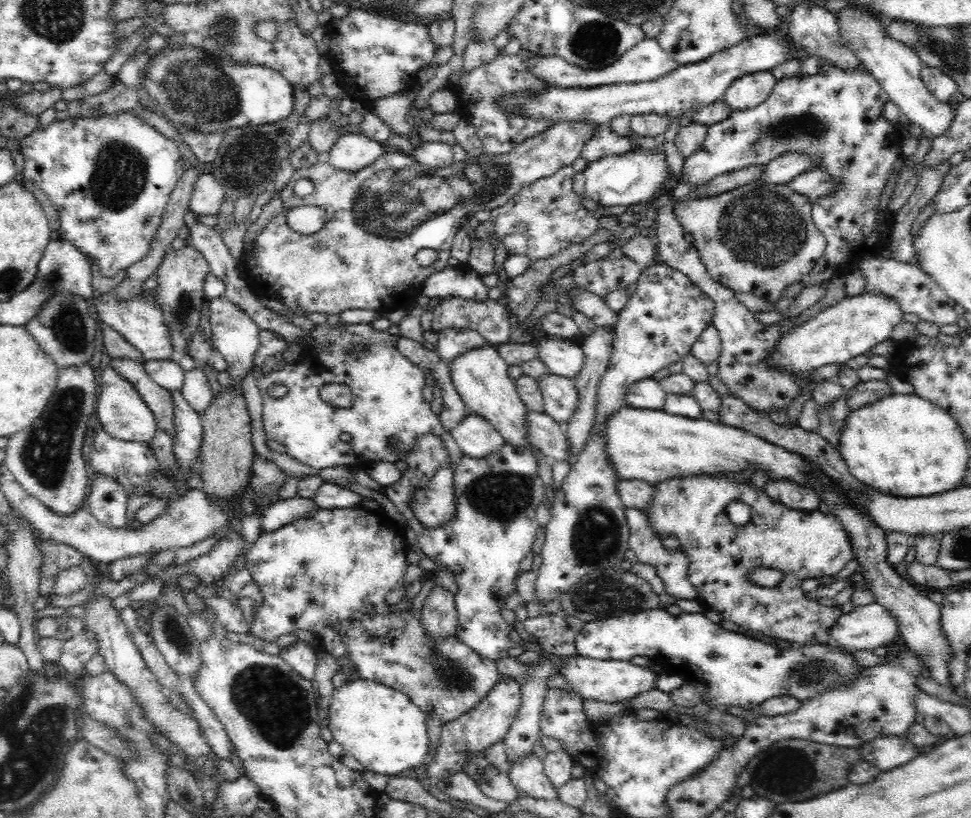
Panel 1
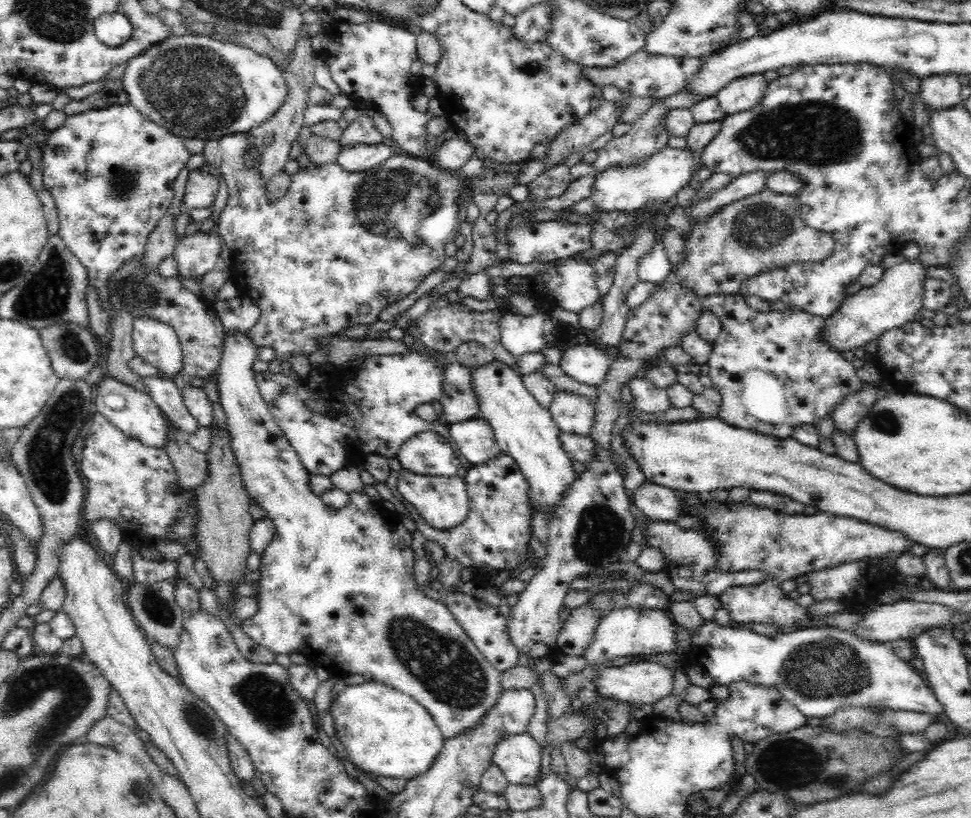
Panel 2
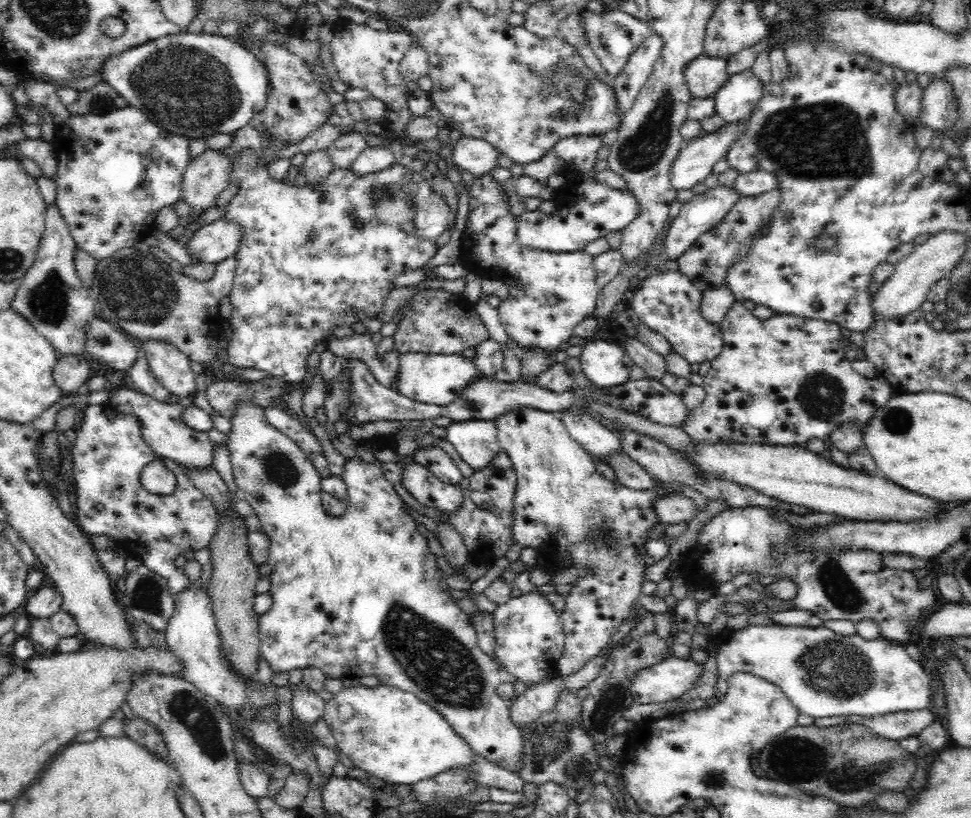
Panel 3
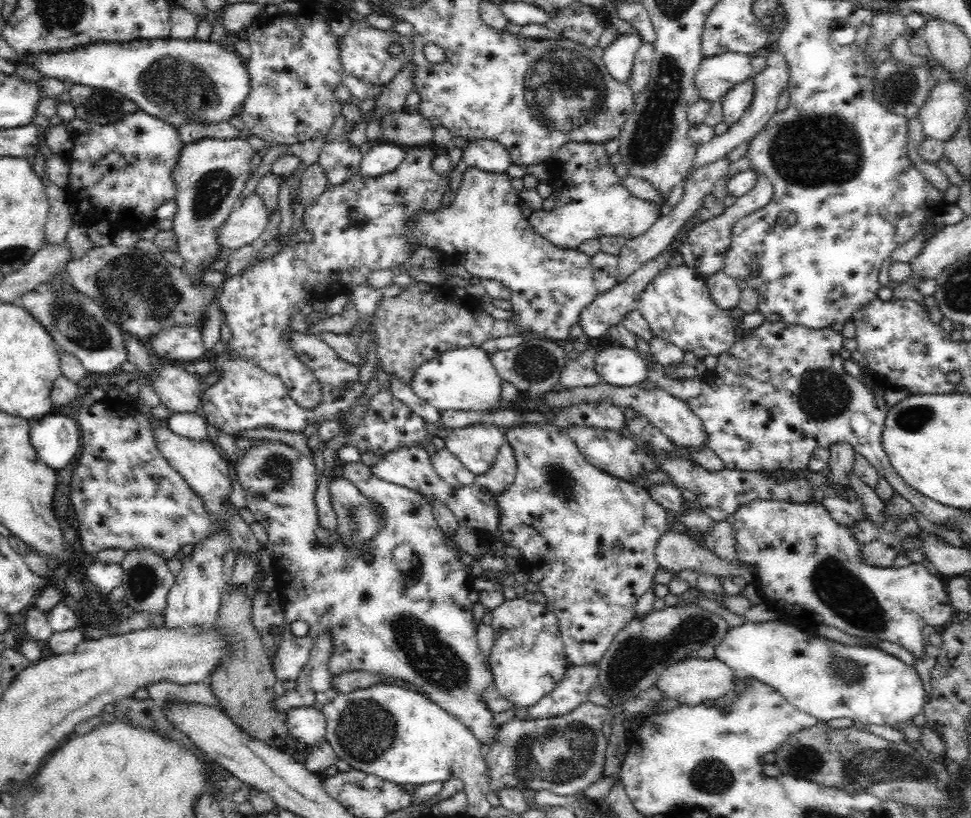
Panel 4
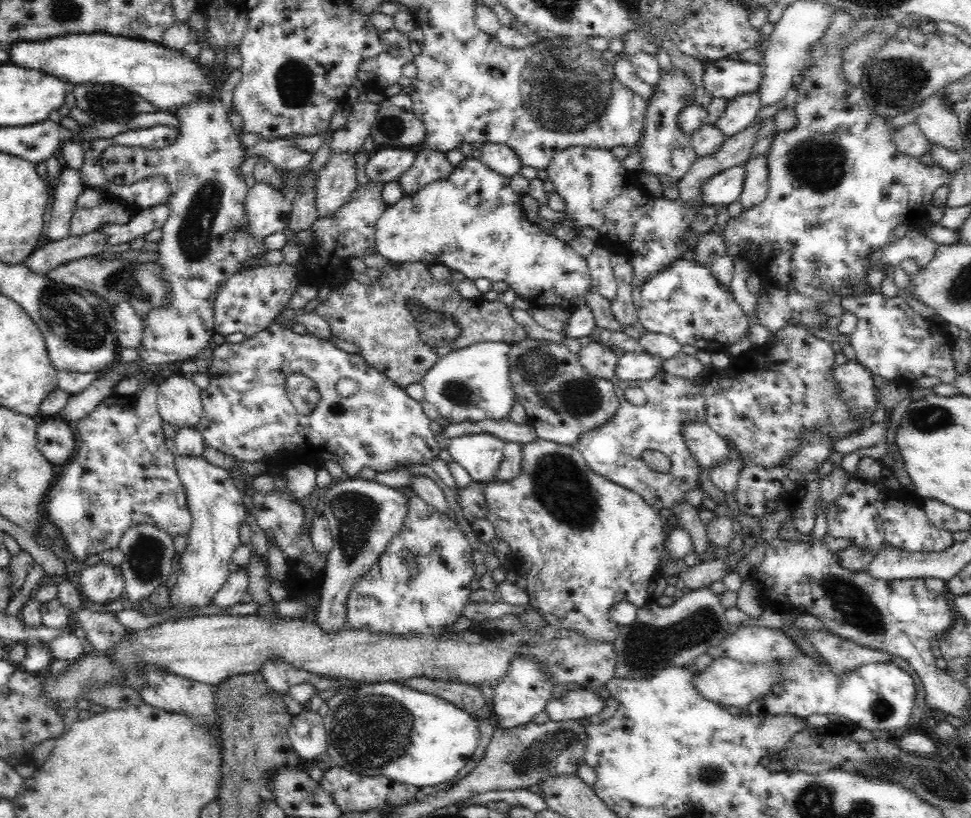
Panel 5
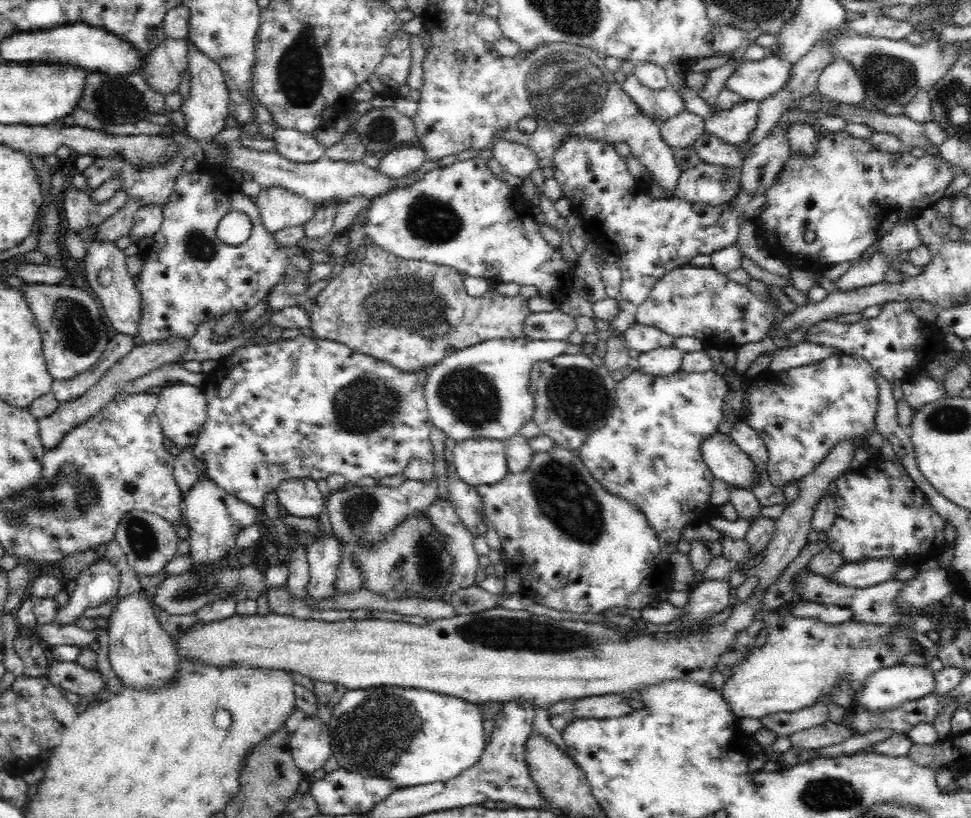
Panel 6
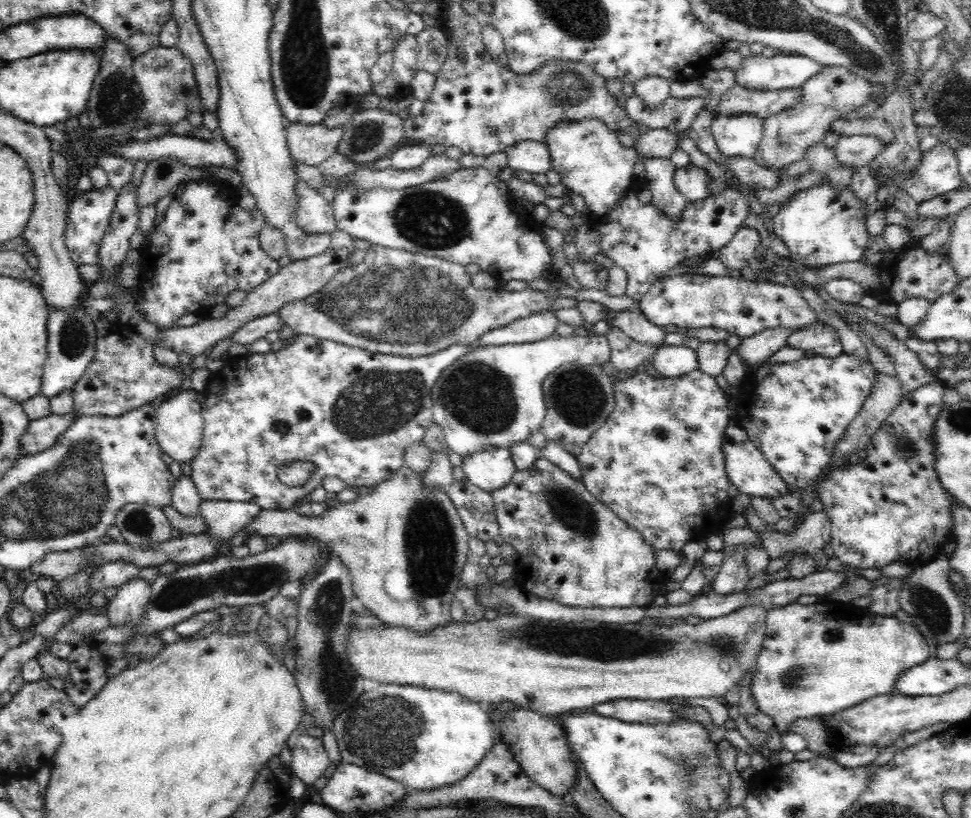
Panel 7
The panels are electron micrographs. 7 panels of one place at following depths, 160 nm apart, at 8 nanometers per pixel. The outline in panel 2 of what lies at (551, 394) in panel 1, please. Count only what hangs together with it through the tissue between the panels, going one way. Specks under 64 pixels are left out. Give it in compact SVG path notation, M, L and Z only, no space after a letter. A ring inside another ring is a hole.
M556 390L548 410L560 432L588 435L595 422L594 406L583 394Z

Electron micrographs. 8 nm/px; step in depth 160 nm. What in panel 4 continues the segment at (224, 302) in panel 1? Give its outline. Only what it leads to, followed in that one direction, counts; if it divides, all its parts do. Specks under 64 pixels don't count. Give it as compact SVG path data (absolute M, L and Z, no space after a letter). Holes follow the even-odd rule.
M256 440L260 441L260 445L251 446L248 449L243 450L244 455L234 461L234 469L236 470L236 481L242 485L244 495L246 495L246 505L252 511L255 516L255 521L262 524L266 534L268 536L268 542L265 545L272 564L272 574L275 576L275 590L279 594L279 603L282 607L282 638L280 638L280 644L278 644L276 652L270 655L270 662L272 664L272 670L276 680L291 680L295 681L298 678L299 672L302 672L302 668L308 662L310 651L315 645L316 639L322 635L332 635L332 648L330 648L330 658L328 658L328 671L332 676L343 675L354 671L366 671L368 673L390 676L390 678L398 678L398 680L404 680L404 682L410 682L412 686L416 686L416 690L420 690L422 695L425 695L438 707L446 710L446 713L454 715L458 718L458 721L462 722L462 725L466 725L477 741L488 750L494 743L497 737L499 728L501 725L494 724L494 714L484 701L482 701L482 693L488 687L492 686L494 680L491 664L489 663L488 656L484 655L478 647L478 639L476 639L477 622L472 618L472 606L473 602L468 599L468 592L471 590L470 582L468 579L468 567L464 566L458 556L446 546L444 542L444 535L442 530L438 528L436 524L433 508L420 494L409 490L409 488L402 487L381 478L378 478L373 472L370 466L360 462L342 462L339 461L336 467L336 472L343 476L349 482L352 482L358 492L366 498L369 502L372 502L374 507L378 509L378 532L364 544L354 544L354 546L345 546L343 544L343 538L337 533L327 532L319 526L318 507L316 507L316 492L319 486L318 475L316 475L315 463L313 460L303 456L298 450L283 444L281 441L268 441L268 440ZM257 493L266 493L268 498L264 501L257 500ZM294 620L304 620L309 626L309 630L306 636L297 637L290 630L290 624Z

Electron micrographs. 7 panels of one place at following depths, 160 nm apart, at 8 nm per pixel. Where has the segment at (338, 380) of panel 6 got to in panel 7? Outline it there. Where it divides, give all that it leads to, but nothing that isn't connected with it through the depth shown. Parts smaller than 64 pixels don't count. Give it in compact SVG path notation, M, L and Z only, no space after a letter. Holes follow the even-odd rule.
M554 311L538 312L530 314L526 318L515 320L503 327L498 327L493 331L486 331L473 345L452 345L444 350L436 351L434 354L425 357L406 358L402 355L380 354L378 352L364 350L355 346L346 346L338 342L319 339L306 334L295 334L286 344L278 351L269 350L267 353L248 352L245 355L232 356L226 354L223 357L223 365L212 372L203 390L203 440L201 450L194 456L192 461L191 479L198 489L202 501L236 501L237 503L252 502L257 504L260 510L288 510L304 496L312 493L317 487L322 485L327 476L337 476L344 480L348 487L375 487L378 483L386 482L388 477L396 471L402 470L405 465L405 452L412 444L422 444L424 442L426 430L433 424L431 416L432 398L431 390L437 381L438 376L446 366L464 356L470 350L478 349L478 346L502 346L506 344L522 344L536 342L538 339L545 339L550 335L556 334L556 327L560 323ZM292 462L304 462L313 467L310 478L306 480L303 486L290 487L286 486L278 478L278 468L284 464Z

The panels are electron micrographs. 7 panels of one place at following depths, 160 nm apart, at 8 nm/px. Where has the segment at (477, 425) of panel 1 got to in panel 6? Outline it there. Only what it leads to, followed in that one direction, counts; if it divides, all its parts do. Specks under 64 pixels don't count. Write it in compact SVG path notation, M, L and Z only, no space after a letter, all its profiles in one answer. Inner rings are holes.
M467 439L455 444L452 455L456 476L474 488L497 484L509 474L502 441Z

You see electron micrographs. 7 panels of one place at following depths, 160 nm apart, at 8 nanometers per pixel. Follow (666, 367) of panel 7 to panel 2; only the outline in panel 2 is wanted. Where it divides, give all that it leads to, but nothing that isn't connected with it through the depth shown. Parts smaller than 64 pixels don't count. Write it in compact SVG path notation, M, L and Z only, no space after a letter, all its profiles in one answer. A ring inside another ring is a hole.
M592 342L578 344L561 351L558 366L581 385L596 387L604 380L613 356L614 350L602 349Z

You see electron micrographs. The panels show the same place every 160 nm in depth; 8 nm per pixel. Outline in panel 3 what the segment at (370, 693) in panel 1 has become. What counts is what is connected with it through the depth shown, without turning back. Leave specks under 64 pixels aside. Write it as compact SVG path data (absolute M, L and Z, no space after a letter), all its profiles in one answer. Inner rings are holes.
M361 684L344 687L332 699L326 701L323 718L342 753L346 754L357 768L364 772L370 772L384 780L385 783L414 785L414 782L420 782L459 766L463 770L466 768L473 770L473 776L475 776L478 786L492 785L514 794L523 794L524 792L526 782L520 778L518 773L504 770L494 763L490 763L482 755L474 753L474 750L470 749L470 745L458 733L454 733L452 727L446 723L446 719L437 710L422 700L418 700L410 692L402 692L394 687L380 684L375 687L365 687Z

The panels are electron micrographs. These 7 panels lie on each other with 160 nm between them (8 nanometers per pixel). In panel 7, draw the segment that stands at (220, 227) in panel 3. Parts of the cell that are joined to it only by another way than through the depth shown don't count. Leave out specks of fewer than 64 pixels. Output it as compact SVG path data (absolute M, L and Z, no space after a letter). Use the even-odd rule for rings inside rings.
M302 182L302 206L296 208L296 217L297 227L310 233L332 232L337 227L333 208L306 182Z

